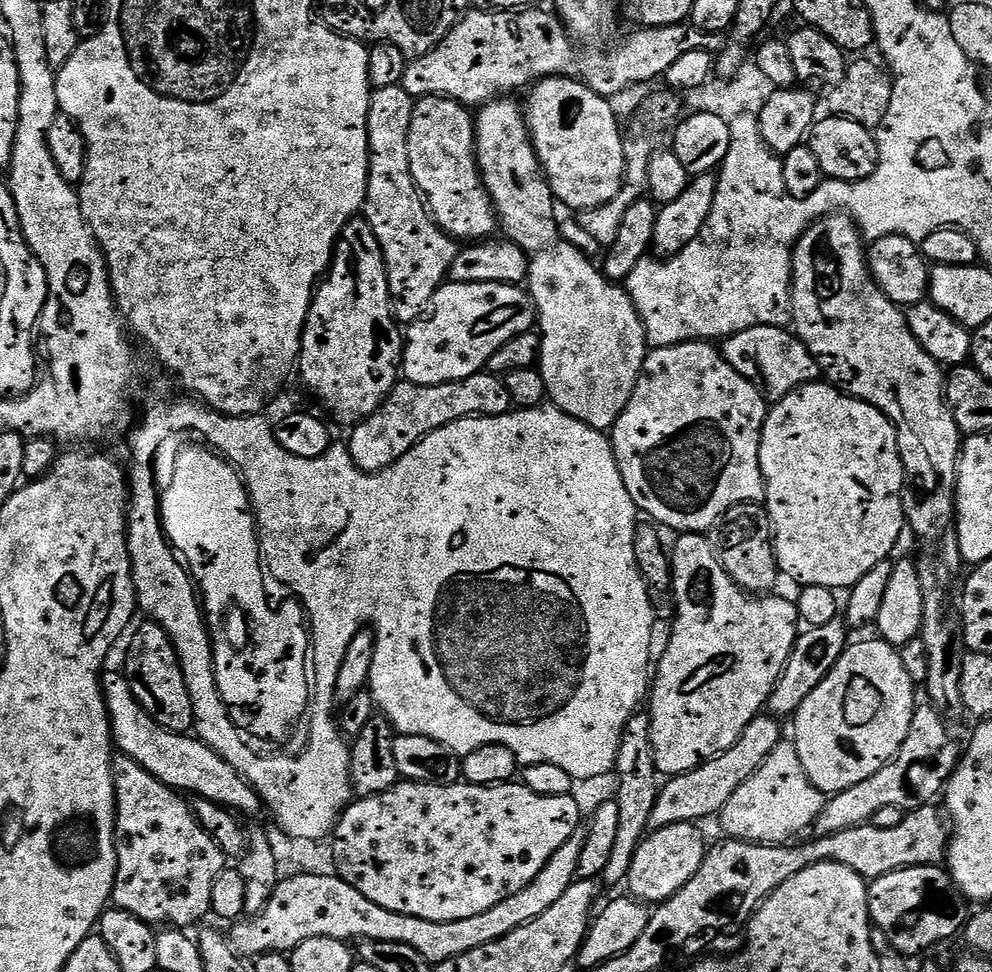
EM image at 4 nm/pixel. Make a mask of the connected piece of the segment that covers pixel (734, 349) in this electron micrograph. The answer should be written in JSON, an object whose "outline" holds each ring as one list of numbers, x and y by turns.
{"outline":[[754,326,750,330,742,330,723,341,722,351,726,362,730,362,730,366,734,366,734,370,738,370,738,374,742,374,742,378,749,380,772,402,786,398,786,394,798,390,803,384,819,381,822,376,818,362,808,353,808,347,800,341,799,336,793,334,787,327]]}

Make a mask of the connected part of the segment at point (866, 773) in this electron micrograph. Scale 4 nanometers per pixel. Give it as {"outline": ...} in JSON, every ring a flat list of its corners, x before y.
{"outline":[[879,638,849,643,830,674,826,674,814,694,802,702,794,717,794,743,798,758,802,758,802,770,806,770,812,785,819,792,835,794,850,790,850,786,858,786,858,782,866,782,866,778,878,774,882,766,894,759,902,742,906,742,906,734,910,734,918,707,916,692,917,685,912,683,910,674,906,674,906,666,902,666,902,658,893,645]]}

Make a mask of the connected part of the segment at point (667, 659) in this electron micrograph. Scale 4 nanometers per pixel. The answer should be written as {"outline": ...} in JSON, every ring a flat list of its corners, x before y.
{"outline":[[680,534,675,537,676,545,670,548,670,563,672,565,672,587,671,595,676,595,676,621,672,624,672,632,668,636,666,654,658,661,654,668,654,679,650,684,650,730,652,732,652,745,654,746,654,762,657,773,661,777,671,778,674,776,685,776,688,772,693,772,698,766,702,766,708,760,715,760,726,750,738,742,742,730,750,726,750,722,755,716,761,715,765,711,768,699,773,688,780,680,782,670,792,653,792,647,796,645,798,629,802,621,800,612,791,599,783,600,777,594,749,594,740,585,730,578,728,571,720,564,720,558,716,555,713,541,704,534]]}

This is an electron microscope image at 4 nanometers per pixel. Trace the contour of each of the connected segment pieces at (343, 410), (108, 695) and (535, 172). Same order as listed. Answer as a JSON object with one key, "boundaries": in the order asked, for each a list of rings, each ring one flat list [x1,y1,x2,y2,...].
{"boundaries":[[[350,219,344,223,344,229,334,245,332,265,328,267,312,297,312,305,304,323,304,337,300,339,298,376,300,372,313,398,338,423,355,426,367,416,373,416,396,388,402,376,404,342,405,337,392,313,382,246,378,246,378,238,374,238,374,230,370,230,367,220]],[[105,671,102,683,104,701,108,707,108,720,112,723,112,742,123,755,138,762,138,766,142,766,150,774,154,774,158,782,176,789,181,794,201,796,245,817,254,815,258,810,261,811,260,795,256,789,250,787,237,774,234,766,227,764,213,748,206,746,203,739,192,734,166,730,158,722,154,722,150,714,146,714,138,698,134,698,130,682,125,678,123,671]],[[515,99,491,100,475,113,476,161,480,176,484,179,484,188,496,208,502,232,504,228,503,235,513,240,529,258,527,287,533,293,548,292,548,304,540,302,536,306,540,333,538,371,542,374,542,382,546,382,547,399,555,407,586,426,611,430,622,410,626,410,640,372,644,369,644,359,650,351,648,331,644,329,642,318,627,291,619,283,610,282,597,265,595,268,588,261,586,253,579,252,570,241,564,240,556,225,558,201,552,194,552,187,547,182,532,145,525,109,521,105,519,108,512,100]]]}

